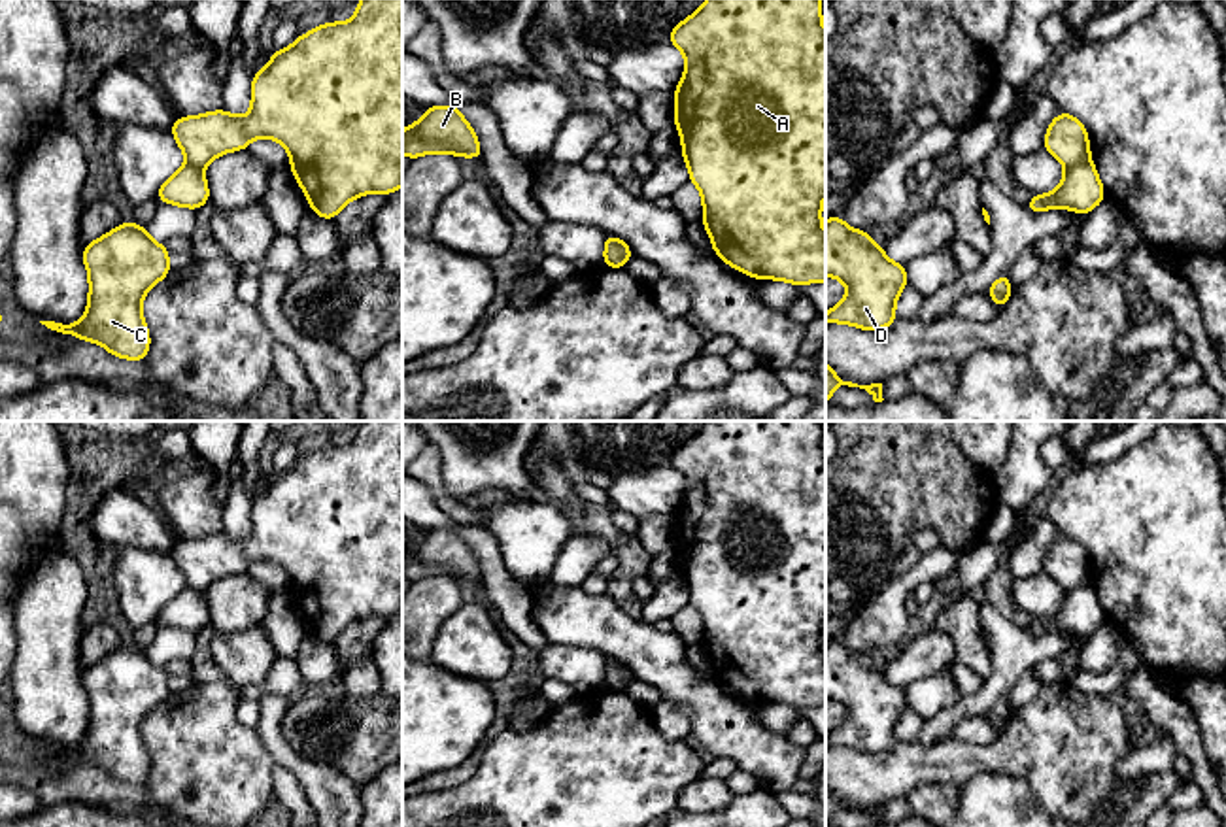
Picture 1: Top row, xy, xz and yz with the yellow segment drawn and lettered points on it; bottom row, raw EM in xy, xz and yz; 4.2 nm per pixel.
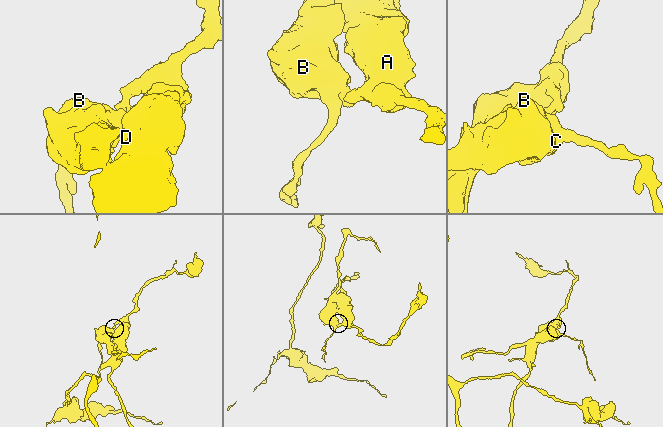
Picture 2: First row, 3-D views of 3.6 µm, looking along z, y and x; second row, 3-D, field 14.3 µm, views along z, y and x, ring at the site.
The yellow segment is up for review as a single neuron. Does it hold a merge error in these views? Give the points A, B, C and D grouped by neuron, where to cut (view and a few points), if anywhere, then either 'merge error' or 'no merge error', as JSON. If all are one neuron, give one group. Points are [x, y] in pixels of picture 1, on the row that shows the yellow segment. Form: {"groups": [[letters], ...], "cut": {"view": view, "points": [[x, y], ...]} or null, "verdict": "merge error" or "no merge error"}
{"groups": [["A", "D"], ["B", "C"]], "cut": {"view": "yz", "points": [[1089, 159], [1066, 168]]}, "verdict": "merge error"}

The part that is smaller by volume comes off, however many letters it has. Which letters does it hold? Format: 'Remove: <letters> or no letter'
Remove: B, C

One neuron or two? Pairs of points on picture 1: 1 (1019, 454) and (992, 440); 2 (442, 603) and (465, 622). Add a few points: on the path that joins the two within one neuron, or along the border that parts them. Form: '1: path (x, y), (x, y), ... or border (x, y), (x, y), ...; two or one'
1: border (1011, 440), (1004, 461), (990, 472); two
2: border (463, 603), (441, 625), (431, 650); two

